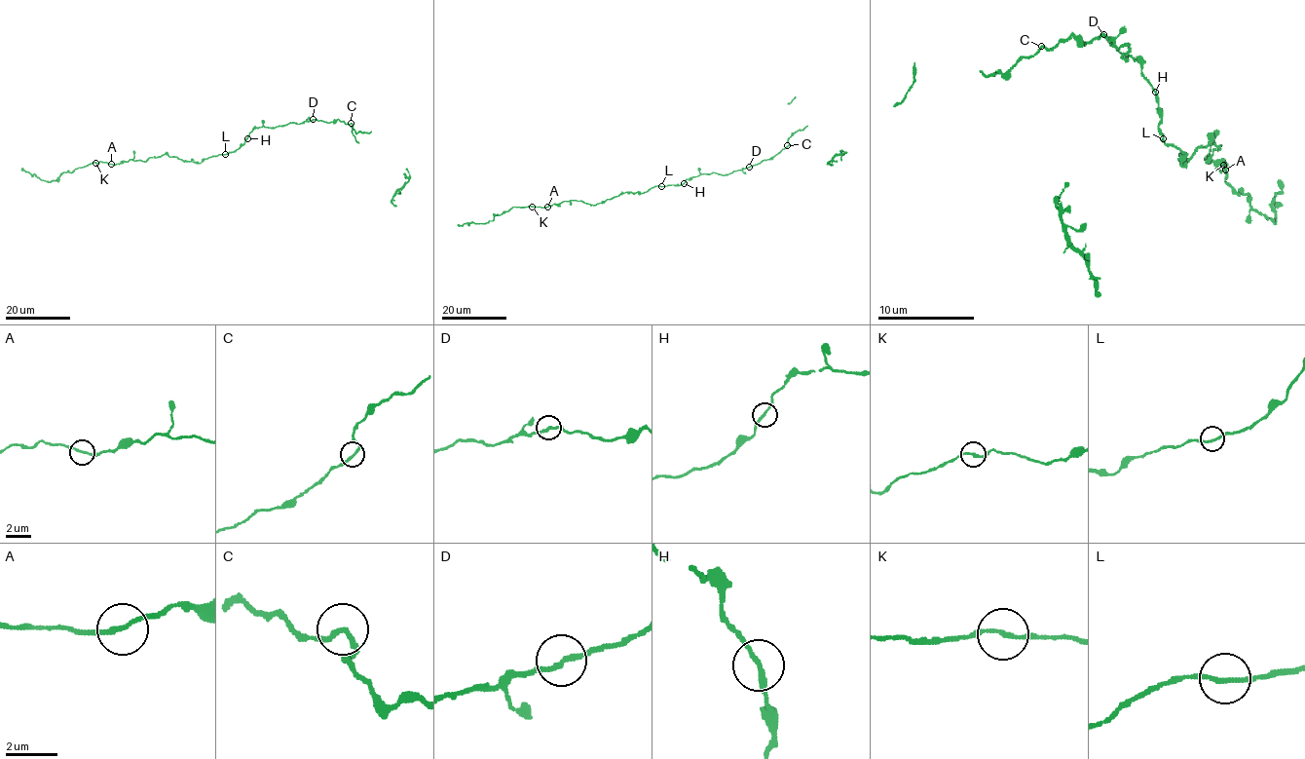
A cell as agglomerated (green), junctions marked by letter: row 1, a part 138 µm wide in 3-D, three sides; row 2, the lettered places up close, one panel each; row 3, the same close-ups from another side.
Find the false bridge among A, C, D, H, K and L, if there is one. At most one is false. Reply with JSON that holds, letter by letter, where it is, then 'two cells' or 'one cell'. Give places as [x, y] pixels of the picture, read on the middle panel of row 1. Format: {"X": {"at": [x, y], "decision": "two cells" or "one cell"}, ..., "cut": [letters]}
{"A": {"at": [547, 207], "decision": "one cell"}, "C": {"at": [787, 145], "decision": "one cell"}, "D": {"at": [749, 167], "decision": "one cell"}, "H": {"at": [684, 183], "decision": "one cell"}, "K": {"at": [532, 207], "decision": "one cell"}, "L": {"at": [661, 186], "decision": "one cell"}, "cut": []}

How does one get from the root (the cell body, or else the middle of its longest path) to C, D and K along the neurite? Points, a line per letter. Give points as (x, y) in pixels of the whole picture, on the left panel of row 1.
C: (246, 138), (255, 128), (262, 126), (300, 124), (316, 119), (351, 123)
D: (246, 138), (255, 128), (300, 124), (314, 119)
K: (246, 138), (235, 150), (212, 155), (201, 163), (183, 161), (165, 154), (145, 161), (95, 163)

